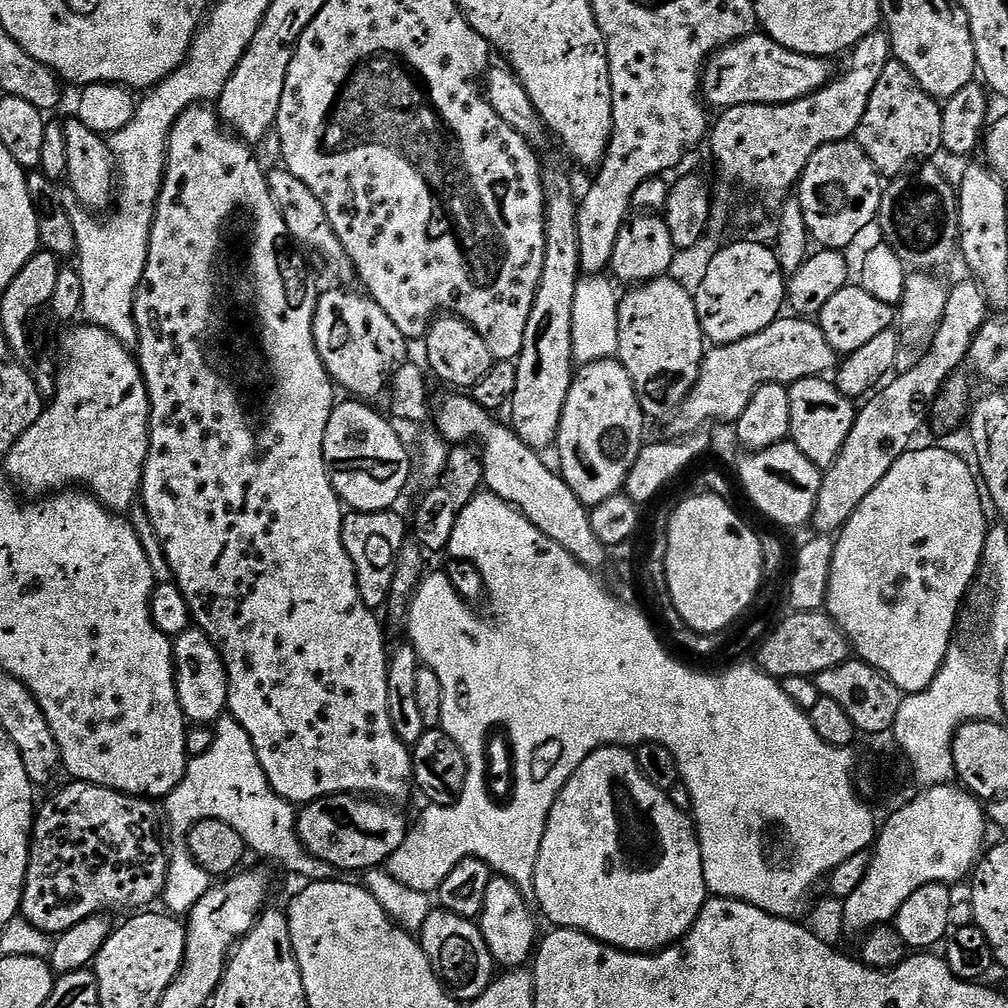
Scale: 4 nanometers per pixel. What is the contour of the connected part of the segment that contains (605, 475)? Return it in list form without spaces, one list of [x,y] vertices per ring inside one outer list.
[[[619,359],[595,360],[575,369],[570,394],[566,394],[566,406],[562,410],[554,448],[555,451],[560,451],[560,475],[563,476],[566,486],[570,486],[574,494],[578,494],[582,503],[591,506],[598,502],[606,502],[606,498],[611,496],[621,495],[626,478],[646,443],[644,423],[646,417],[638,402],[634,382]]]

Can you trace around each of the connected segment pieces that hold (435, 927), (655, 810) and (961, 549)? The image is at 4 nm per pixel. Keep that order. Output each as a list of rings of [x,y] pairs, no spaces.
[[[432,910],[418,931],[421,948],[430,958],[432,968],[445,988],[461,1002],[479,1001],[494,979],[494,961],[481,929],[473,921],[453,912]]]
[[[609,746],[594,750],[590,754],[590,758],[586,758],[586,762],[582,762],[582,766],[578,766],[578,770],[574,770],[574,774],[566,782],[566,786],[562,786],[562,790],[556,795],[556,801],[546,822],[542,850],[538,854],[534,886],[536,887],[535,903],[540,903],[541,910],[553,920],[553,925],[556,928],[573,928],[576,932],[584,932],[596,940],[601,940],[603,944],[619,948],[622,952],[643,952],[645,954],[658,952],[661,948],[670,948],[677,940],[683,940],[704,908],[705,900],[710,896],[702,870],[700,840],[696,836],[696,830],[689,813],[674,806],[668,793],[658,790],[658,786],[651,784],[640,773],[635,751],[624,746]]]
[[[916,446],[900,456],[898,462],[894,462],[894,466],[890,466],[890,474],[886,474],[886,478],[882,478],[882,482],[878,482],[878,486],[874,486],[874,490],[870,490],[870,494],[866,494],[866,498],[862,498],[862,506],[858,506],[858,510],[854,510],[854,514],[844,523],[844,527],[835,537],[836,550],[832,559],[832,570],[828,583],[826,611],[848,636],[849,645],[854,649],[855,655],[859,659],[865,660],[870,666],[877,668],[882,674],[886,674],[886,678],[890,678],[894,682],[894,686],[900,688],[901,693],[911,694],[926,690],[926,686],[930,686],[930,682],[934,682],[934,678],[946,658],[948,648],[954,643],[952,631],[956,628],[956,615],[960,612],[960,599],[967,594],[968,587],[978,580],[978,573],[982,568],[984,543],[990,527],[987,511],[989,512],[989,509],[986,507],[986,500],[982,495],[981,481],[969,461],[967,464],[958,453],[951,452],[948,448],[919,448]]]

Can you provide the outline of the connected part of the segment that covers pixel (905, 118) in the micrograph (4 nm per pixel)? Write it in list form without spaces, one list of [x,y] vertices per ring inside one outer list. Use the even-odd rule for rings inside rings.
[[[895,58],[886,62],[886,70],[874,85],[874,94],[866,105],[866,114],[858,122],[854,137],[856,143],[870,158],[881,177],[891,178],[907,172],[917,162],[928,162],[932,156],[941,155],[942,142],[942,107],[922,86],[918,86],[914,74],[902,66]]]

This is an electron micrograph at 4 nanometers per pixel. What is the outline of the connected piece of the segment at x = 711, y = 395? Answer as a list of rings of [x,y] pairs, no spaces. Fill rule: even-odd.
[[[795,314],[785,315],[766,330],[742,338],[742,342],[730,342],[709,347],[700,364],[698,382],[690,394],[671,417],[673,433],[691,434],[701,431],[711,420],[734,422],[750,406],[750,398],[762,386],[794,382],[811,376],[827,377],[837,367],[838,353],[826,342],[819,323],[812,318],[801,318]]]

